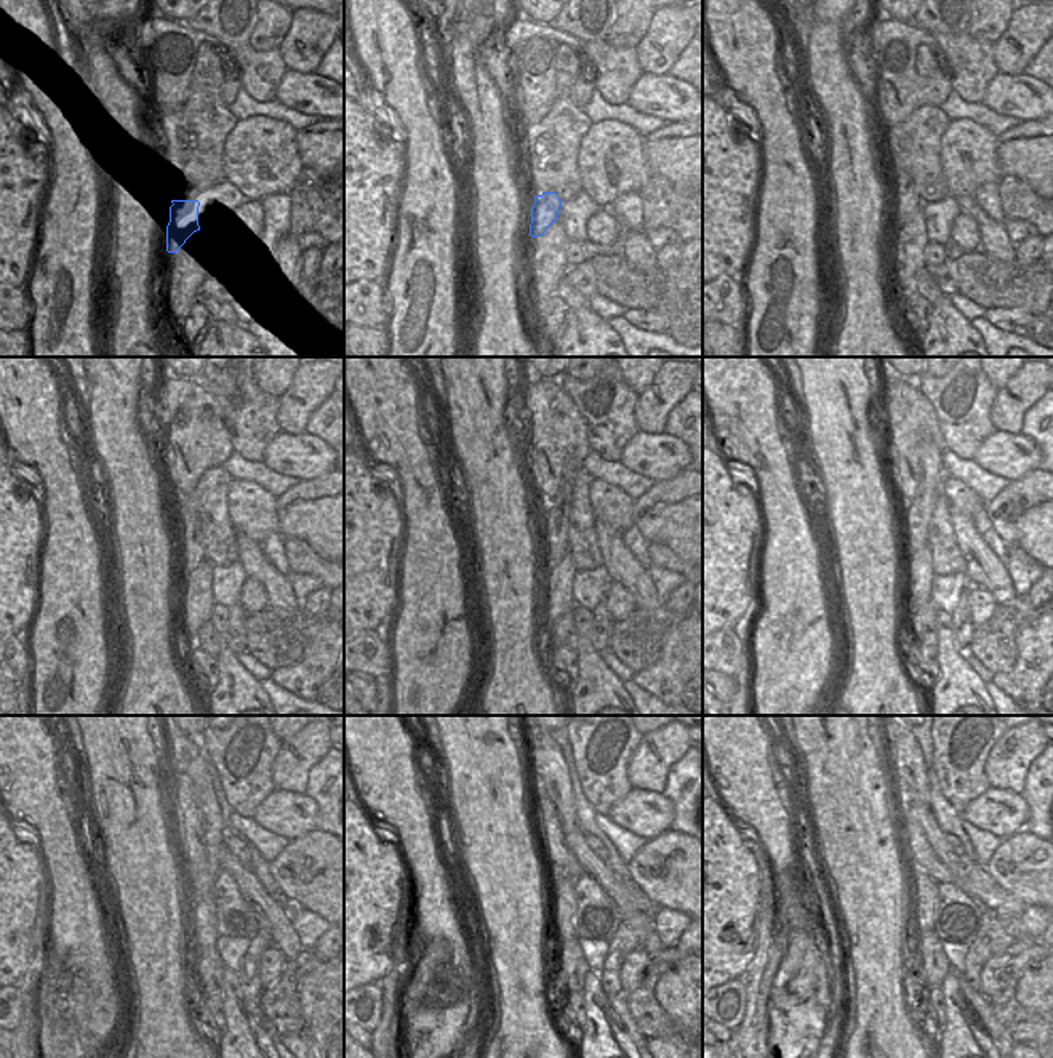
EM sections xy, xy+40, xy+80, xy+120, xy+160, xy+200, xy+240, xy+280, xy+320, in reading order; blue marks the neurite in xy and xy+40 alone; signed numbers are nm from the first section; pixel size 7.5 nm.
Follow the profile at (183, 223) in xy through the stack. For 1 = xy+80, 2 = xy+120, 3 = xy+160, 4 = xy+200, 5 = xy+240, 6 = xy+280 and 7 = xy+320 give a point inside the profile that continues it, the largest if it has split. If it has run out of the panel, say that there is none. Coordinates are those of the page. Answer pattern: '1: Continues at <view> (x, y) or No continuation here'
1: Continues at xy+80 (908, 202)
2: Continues at xy+120 (189, 528)
3: Continues at xy+160 (556, 509)
4: Continues at xy+200 (916, 516)
5: Continues at xy+240 (184, 754)
6: Continues at xy+280 (546, 759)
7: Continues at xy+320 (906, 759)

